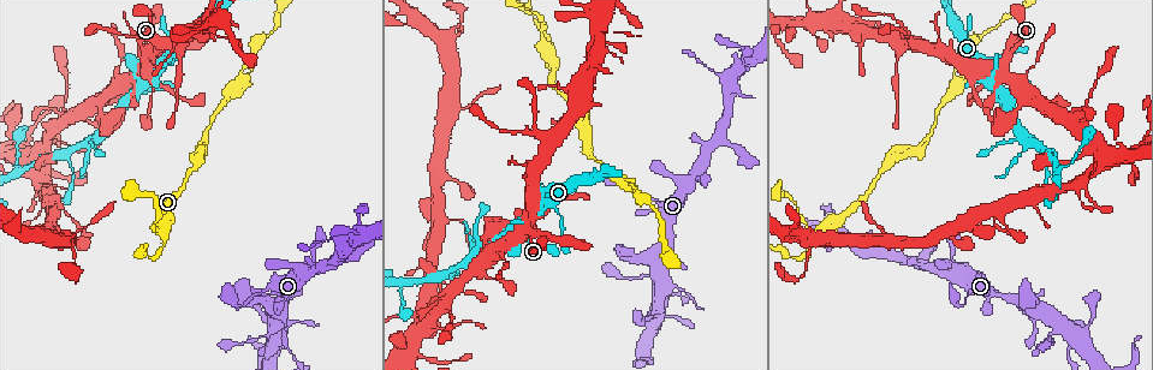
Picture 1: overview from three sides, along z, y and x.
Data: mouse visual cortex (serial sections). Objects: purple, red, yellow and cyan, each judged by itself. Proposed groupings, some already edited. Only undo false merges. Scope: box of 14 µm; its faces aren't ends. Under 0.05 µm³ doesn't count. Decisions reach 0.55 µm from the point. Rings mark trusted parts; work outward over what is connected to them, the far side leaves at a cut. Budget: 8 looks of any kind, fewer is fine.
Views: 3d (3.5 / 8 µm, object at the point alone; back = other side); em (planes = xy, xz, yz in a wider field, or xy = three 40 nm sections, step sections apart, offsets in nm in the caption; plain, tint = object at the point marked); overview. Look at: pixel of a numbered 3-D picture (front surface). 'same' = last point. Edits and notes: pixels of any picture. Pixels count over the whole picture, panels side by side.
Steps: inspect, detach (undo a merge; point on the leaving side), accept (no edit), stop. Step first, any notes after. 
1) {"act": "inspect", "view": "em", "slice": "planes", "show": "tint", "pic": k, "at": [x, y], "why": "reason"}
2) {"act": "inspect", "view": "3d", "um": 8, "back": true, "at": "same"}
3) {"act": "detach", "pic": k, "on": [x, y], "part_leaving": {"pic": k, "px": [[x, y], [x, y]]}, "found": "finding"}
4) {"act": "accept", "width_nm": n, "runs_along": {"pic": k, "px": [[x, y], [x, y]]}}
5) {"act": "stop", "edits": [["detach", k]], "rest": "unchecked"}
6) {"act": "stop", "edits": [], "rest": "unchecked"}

{"act": "inspect", "view": "em", "slice": "xy", "step": 3, "show": "tint", "pic": 1, "at": [179, 64], "why": "a narrow waist"}

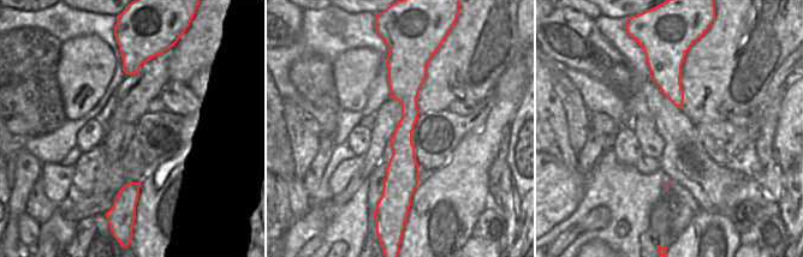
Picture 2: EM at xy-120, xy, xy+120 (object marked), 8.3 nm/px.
{"act": "inspect", "view": "3d", "um": 3.5, "at": "same", "why": "see where the arms go"}

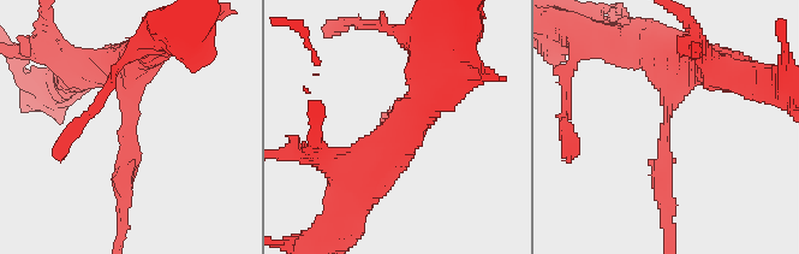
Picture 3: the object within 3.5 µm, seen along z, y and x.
{"act": "accept", "runs_along": {"pic": 3, "px": [[692, 66], [665, 122], [665, 207]]}, "found": "continuous, no second cell"}

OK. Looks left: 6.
{"act": "inspect", "view": "3d", "um": 8, "pic": 1, "at": [151, 22], "why": "calibre changes"}

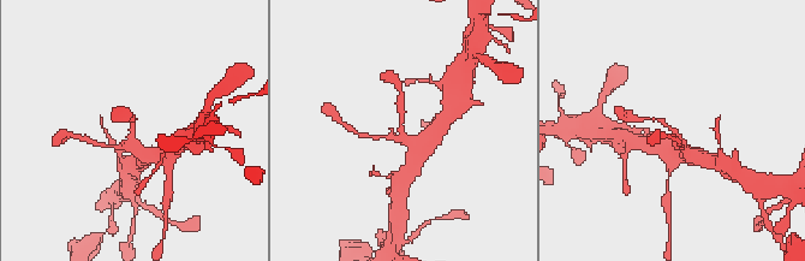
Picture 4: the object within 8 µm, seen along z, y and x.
{"act": "inspect", "view": "3d", "um": 3.5, "pic": 4, "at": [401, 128]}

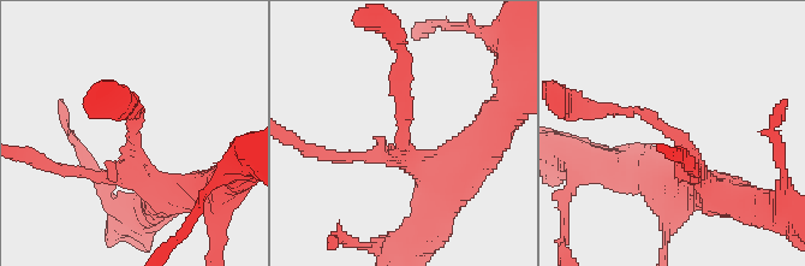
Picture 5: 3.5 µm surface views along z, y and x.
{"act": "accept", "runs_along": {"pic": 5, "px": [[719, 195], [679, 136], [639, 110], [604, 110]]}, "found": "all the same cell"}

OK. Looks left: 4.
{"act": "inspect", "view": "3d", "um": 3.5, "pic": 1, "at": [791, 256], "why": "thin neck"}

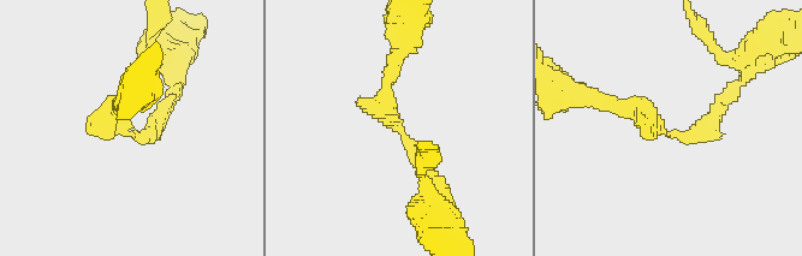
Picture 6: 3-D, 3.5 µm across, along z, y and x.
{"act": "inspect", "view": "em", "slice": "xy", "step": 1, "show": "tint", "pic": 6, "at": [392, 125], "why": "now the EM"}

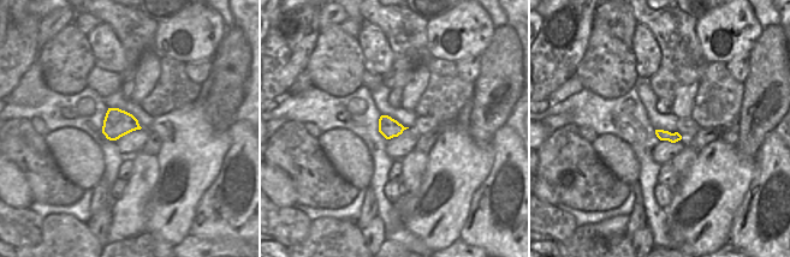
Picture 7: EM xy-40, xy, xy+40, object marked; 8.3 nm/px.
{"act": "accept", "runs_along": {"pic": 6, "px": [[435, 179], [384, 118], [399, 65]]}, "found": "all the same cell"}

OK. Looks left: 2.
{"act": "stop", "edits": [], "rest": "unchecked"}

